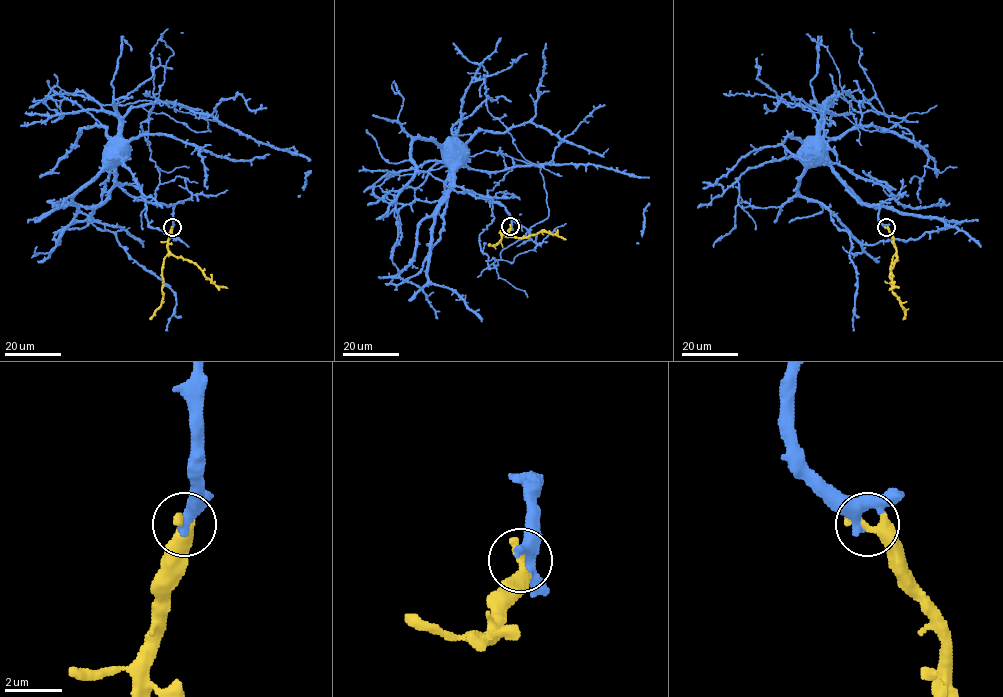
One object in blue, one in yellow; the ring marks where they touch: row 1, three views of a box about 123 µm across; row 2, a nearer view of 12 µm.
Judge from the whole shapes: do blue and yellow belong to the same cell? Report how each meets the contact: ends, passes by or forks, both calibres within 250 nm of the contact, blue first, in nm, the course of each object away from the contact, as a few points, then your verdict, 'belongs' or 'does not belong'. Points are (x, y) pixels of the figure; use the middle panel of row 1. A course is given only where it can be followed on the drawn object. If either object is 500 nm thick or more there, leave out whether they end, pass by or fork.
calibres 280 and 500 nm; course blue (510, 226), (511, 216), (503, 206), (475, 197), (455, 184), (453, 160), (449, 156), (453, 148); course yellow (510, 226), (506, 236), (500, 231), (502, 238), (494, 245), (489, 243); belongs

